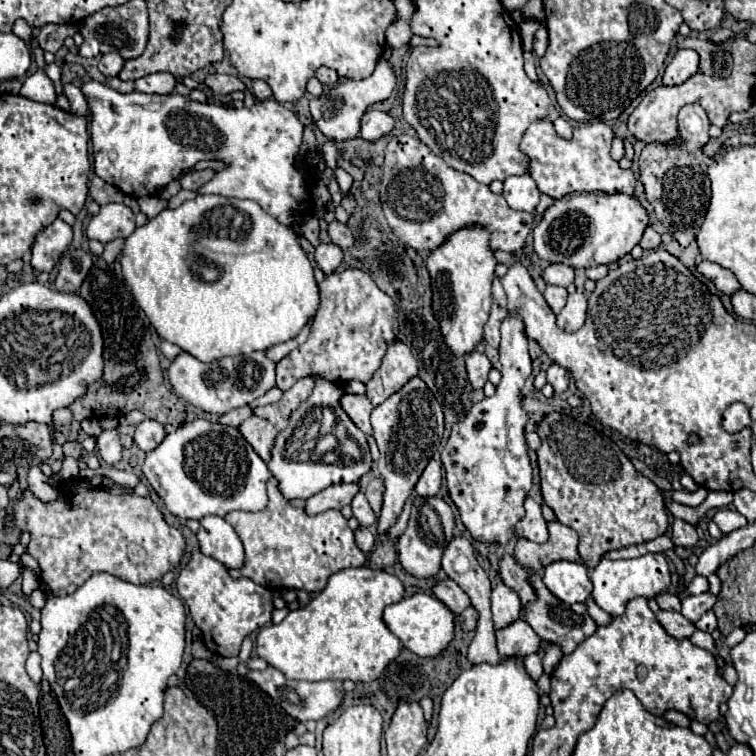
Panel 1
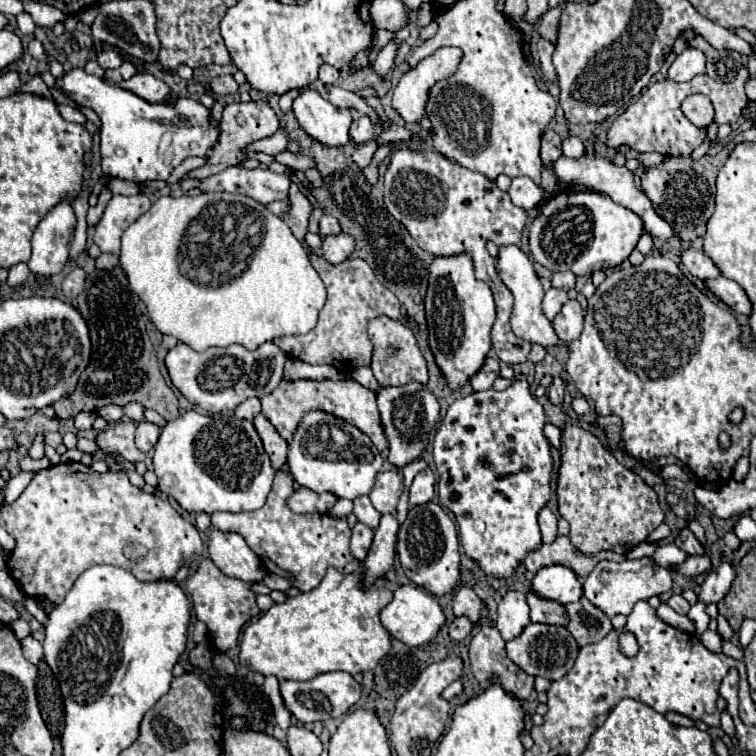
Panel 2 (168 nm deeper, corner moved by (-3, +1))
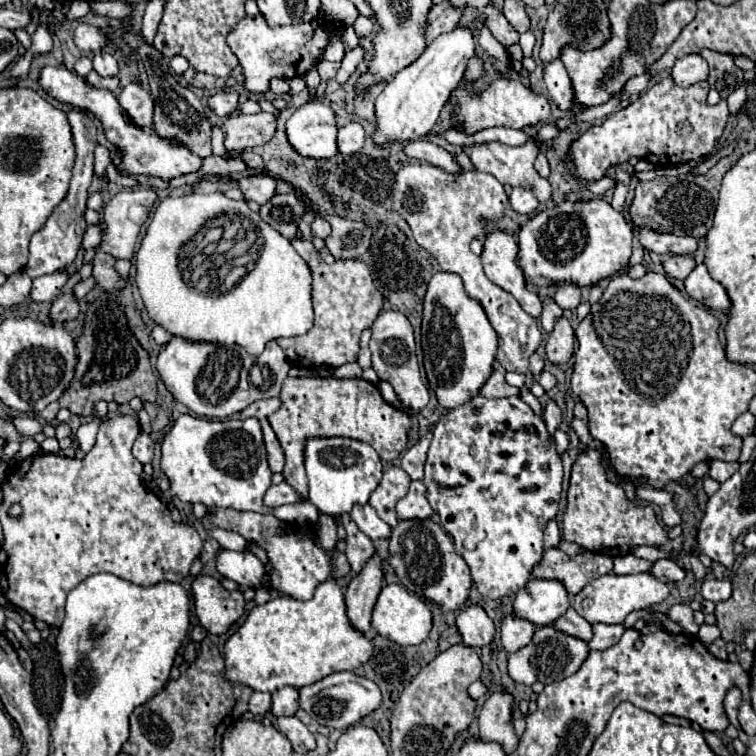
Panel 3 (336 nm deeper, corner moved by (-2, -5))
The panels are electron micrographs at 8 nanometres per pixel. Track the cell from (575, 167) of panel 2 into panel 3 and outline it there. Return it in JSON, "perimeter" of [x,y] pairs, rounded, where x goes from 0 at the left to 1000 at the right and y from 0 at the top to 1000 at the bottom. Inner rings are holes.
{"perimeter":[[[840,300],[840,313],[848,319],[848,324],[856,332],[866,335],[885,335],[885,337],[917,337],[925,327],[925,319],[919,313],[896,313],[888,308],[866,308],[861,303]]]}

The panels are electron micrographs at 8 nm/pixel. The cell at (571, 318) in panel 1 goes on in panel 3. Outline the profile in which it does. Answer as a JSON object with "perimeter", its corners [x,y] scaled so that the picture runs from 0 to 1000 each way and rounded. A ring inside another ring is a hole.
{"perimeter":[[[745,419],[731,440],[726,443],[724,448],[724,456],[721,456],[721,464],[724,464],[724,475],[731,480],[731,483],[742,483],[742,480],[750,480],[758,470],[758,454],[761,454],[761,438],[758,433],[753,430],[753,425]]]}

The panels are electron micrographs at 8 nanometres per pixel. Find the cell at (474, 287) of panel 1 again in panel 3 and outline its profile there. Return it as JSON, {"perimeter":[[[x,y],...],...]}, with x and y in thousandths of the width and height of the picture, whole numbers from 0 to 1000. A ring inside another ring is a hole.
{"perimeter":[[[589,358],[575,361],[567,372],[560,409],[560,485],[581,536],[599,541],[626,528],[652,493],[655,467],[657,440],[639,406],[615,388],[610,366]]]}

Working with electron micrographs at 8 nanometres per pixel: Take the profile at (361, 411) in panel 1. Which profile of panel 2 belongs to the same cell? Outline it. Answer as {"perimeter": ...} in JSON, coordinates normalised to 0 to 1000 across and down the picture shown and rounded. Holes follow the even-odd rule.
{"perimeter":[[[455,501],[455,504],[373,504],[357,522],[344,525],[347,530],[347,549],[365,565],[365,570],[384,583],[389,567],[394,565],[397,554],[413,544],[413,541],[429,541],[466,562],[471,562],[479,573],[484,573],[492,586],[497,589],[500,597],[508,597],[513,591],[513,583],[505,573],[505,562],[503,562],[503,546],[497,538],[497,520],[487,517],[484,512],[479,512],[471,504]]]}

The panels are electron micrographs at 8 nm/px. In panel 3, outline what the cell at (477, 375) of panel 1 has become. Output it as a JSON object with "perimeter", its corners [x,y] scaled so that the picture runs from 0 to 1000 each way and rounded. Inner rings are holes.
{"perimeter":[[[652,491],[652,496],[647,499],[647,504],[639,509],[636,522],[639,522],[639,525],[647,525],[647,528],[679,525],[679,522],[684,525],[684,522],[687,522],[687,515],[671,509],[671,504],[665,501],[665,493],[663,493],[663,491]]]}

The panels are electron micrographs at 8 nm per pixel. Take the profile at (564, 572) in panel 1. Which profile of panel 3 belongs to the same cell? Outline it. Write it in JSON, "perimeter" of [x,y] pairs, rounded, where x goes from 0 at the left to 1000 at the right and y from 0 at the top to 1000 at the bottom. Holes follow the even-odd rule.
{"perimeter":[[[702,766],[697,779],[684,782],[679,811],[710,829],[731,827],[753,806],[753,784],[739,769]]]}

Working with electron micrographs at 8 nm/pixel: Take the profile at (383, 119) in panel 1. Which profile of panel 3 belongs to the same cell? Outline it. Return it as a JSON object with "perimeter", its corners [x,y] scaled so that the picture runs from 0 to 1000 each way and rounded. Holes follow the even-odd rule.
{"perimeter":[[[464,160],[459,163],[456,168],[448,171],[446,176],[446,194],[454,205],[467,205],[472,202],[478,194],[480,194],[480,187],[483,187],[483,173],[475,163]]]}

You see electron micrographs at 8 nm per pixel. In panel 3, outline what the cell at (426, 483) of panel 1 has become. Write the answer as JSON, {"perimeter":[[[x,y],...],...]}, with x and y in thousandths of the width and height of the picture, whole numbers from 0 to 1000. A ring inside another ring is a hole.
{"perimeter":[[[544,636],[541,652],[525,663],[525,687],[536,689],[536,687],[567,687],[573,684],[573,671],[567,668],[565,657],[562,657],[562,642],[560,636]]]}

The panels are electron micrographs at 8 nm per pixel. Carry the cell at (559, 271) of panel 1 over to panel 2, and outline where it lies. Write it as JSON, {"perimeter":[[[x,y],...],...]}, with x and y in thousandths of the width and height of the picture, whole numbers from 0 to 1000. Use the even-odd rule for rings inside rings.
{"perimeter":[[[743,358],[743,361],[733,361],[730,364],[730,380],[754,385],[759,380],[759,374],[762,374],[762,364],[754,361],[754,358]]]}

